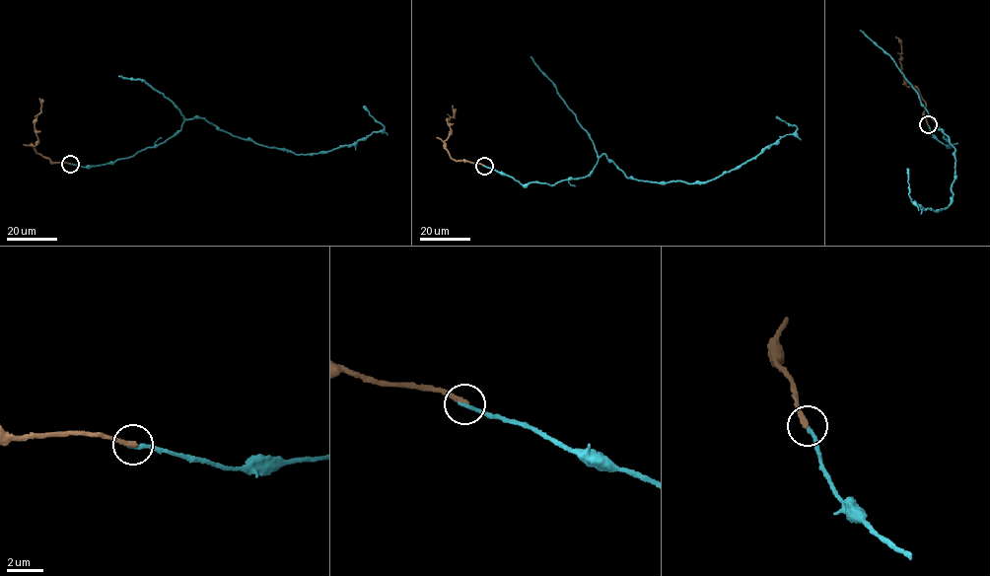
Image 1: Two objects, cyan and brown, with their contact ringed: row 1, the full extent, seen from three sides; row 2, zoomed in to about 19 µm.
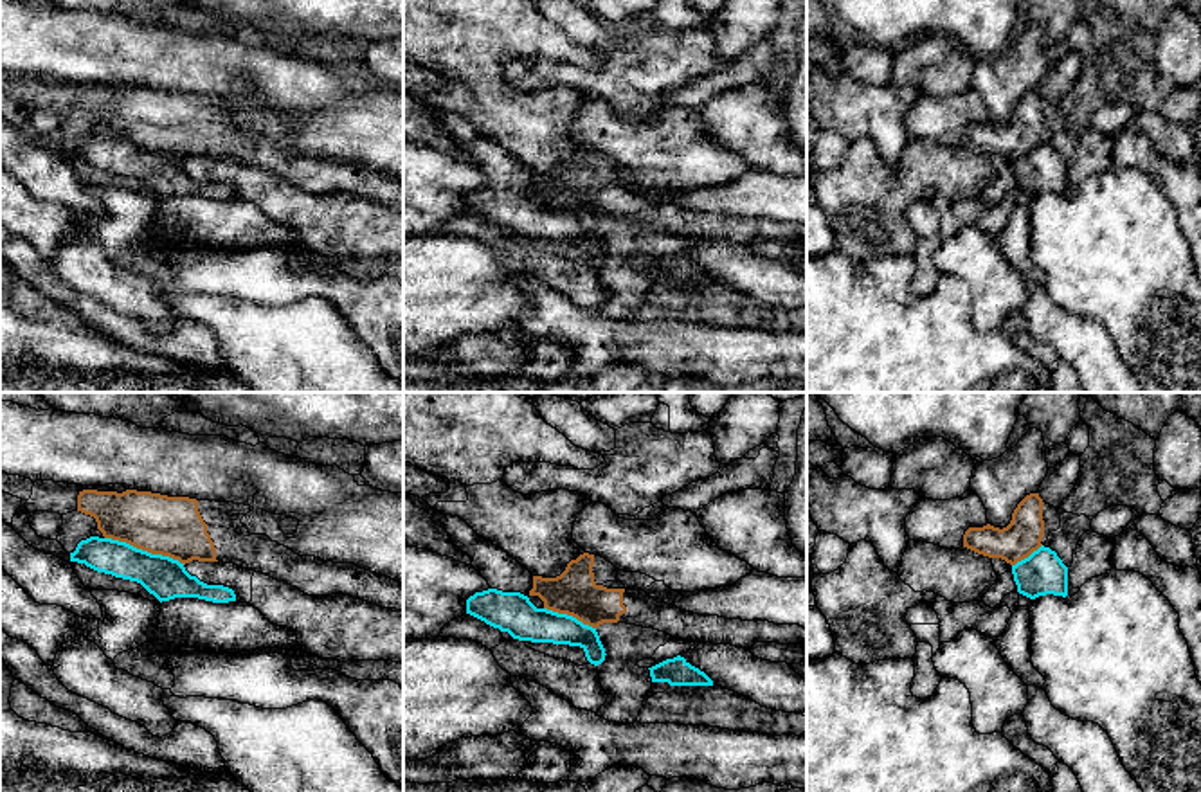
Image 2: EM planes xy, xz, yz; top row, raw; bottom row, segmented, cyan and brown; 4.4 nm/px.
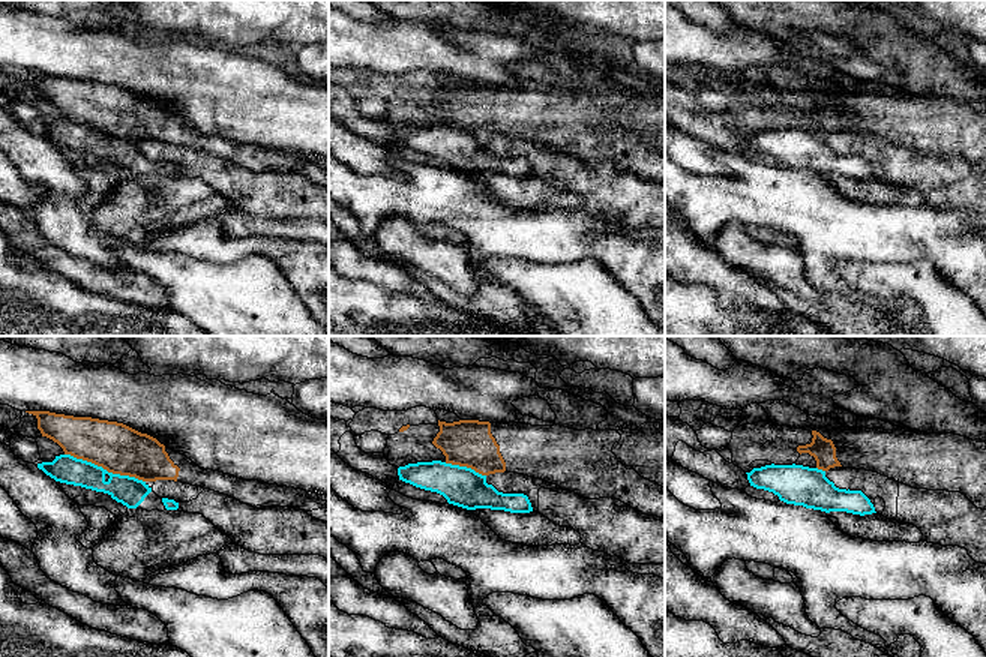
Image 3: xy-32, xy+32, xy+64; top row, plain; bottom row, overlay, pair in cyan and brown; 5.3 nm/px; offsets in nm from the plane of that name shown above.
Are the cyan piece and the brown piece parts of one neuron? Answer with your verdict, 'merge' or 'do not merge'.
do not merge

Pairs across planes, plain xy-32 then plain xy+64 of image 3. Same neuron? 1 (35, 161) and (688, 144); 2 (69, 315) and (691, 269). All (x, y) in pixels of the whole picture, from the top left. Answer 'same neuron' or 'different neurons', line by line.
1: same neuron
2: different neurons

